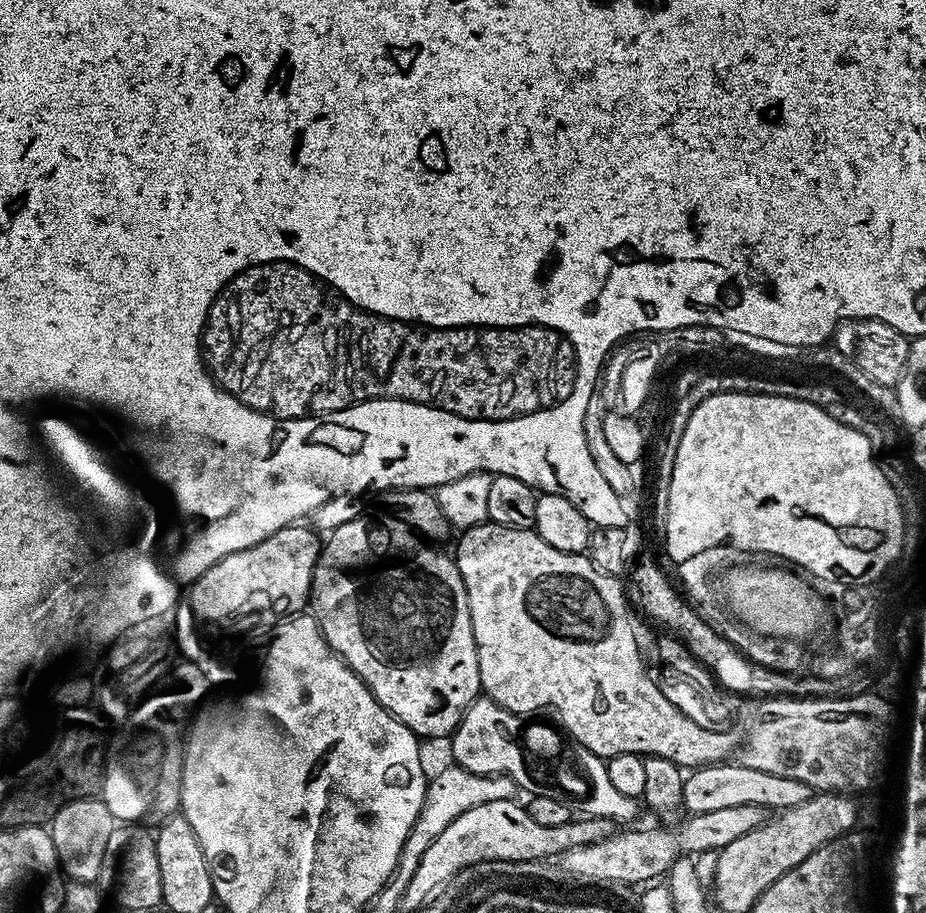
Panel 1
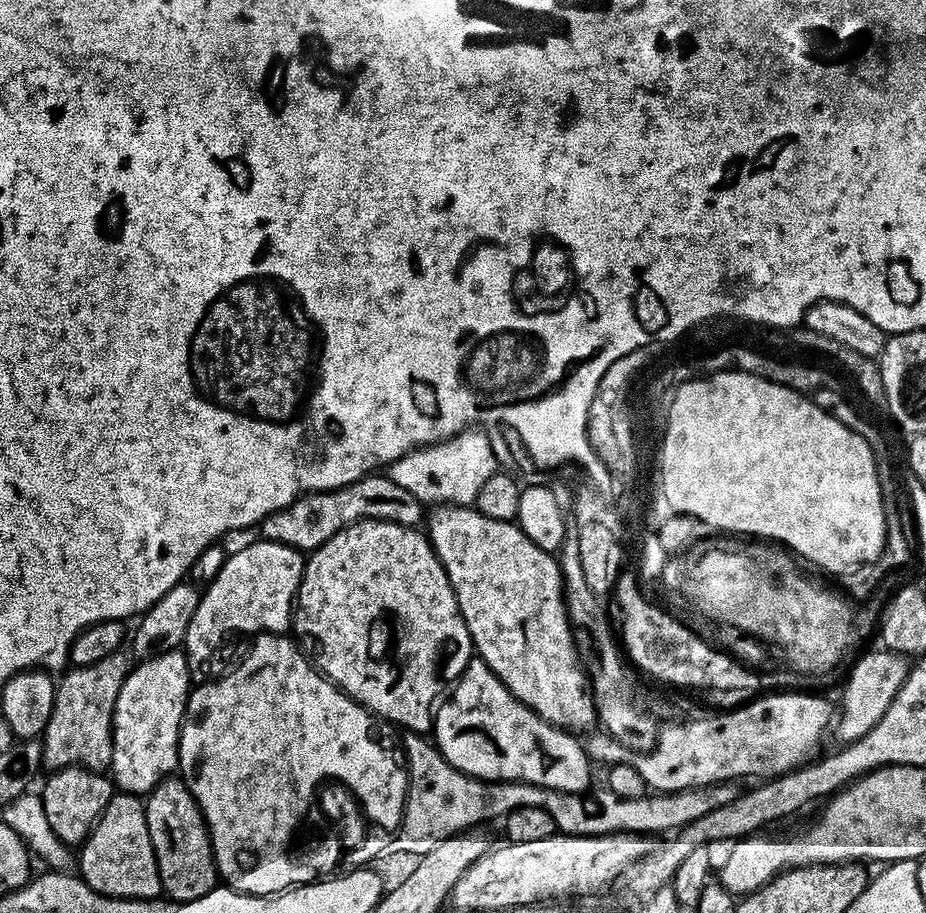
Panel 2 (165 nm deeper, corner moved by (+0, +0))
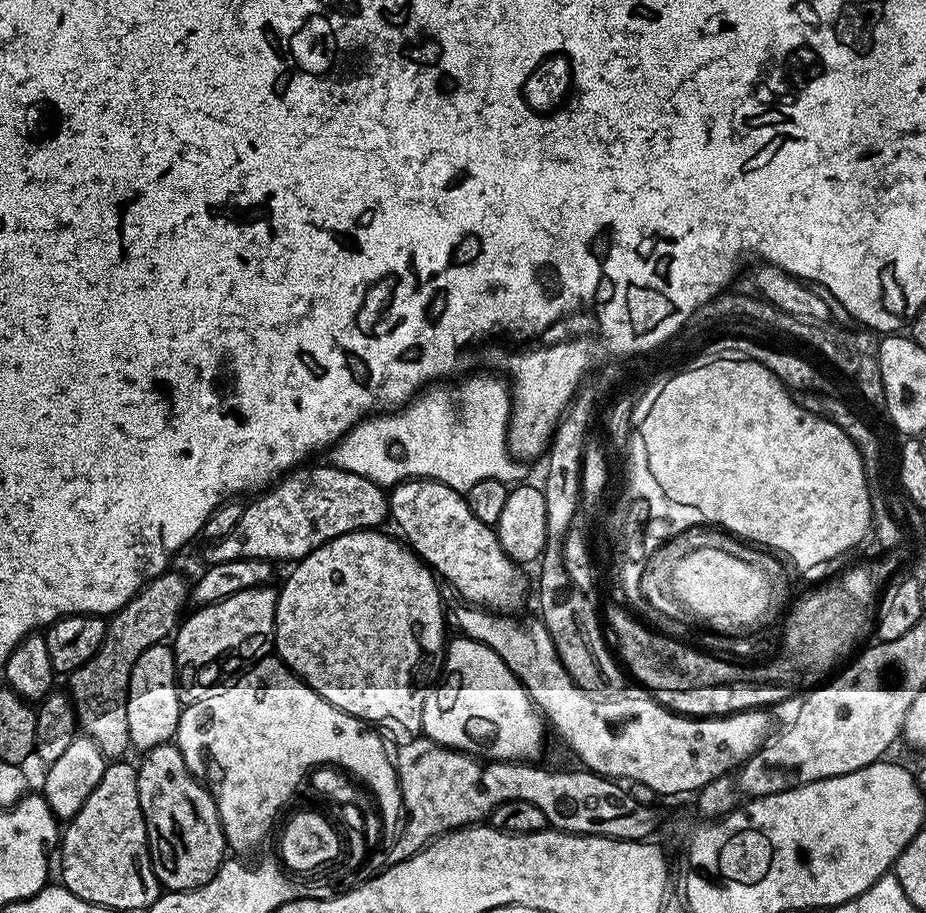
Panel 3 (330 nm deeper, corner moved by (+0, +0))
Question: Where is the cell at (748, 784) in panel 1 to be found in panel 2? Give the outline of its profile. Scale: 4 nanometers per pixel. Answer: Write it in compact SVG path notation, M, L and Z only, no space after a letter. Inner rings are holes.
M473 658L469 662L450 695L434 712L436 747L458 771L475 776L477 780L521 780L523 784L538 784L545 788L554 788L557 792L583 793L590 761L581 741L579 744L576 740L579 739L573 733L555 728L553 724L545 722L535 710L521 704L492 673L490 666L486 666L486 662L479 658Z

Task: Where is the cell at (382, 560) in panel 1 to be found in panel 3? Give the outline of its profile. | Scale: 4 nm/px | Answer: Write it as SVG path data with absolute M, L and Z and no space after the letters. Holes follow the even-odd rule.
M361 530L358 532L351 532L350 534L342 534L338 538L334 538L330 542L326 542L322 547L315 548L309 556L304 557L303 560L299 561L295 565L296 568L288 576L288 581L284 585L279 585L278 595L276 597L276 634L274 637L274 645L276 644L276 649L274 649L275 655L280 659L285 666L289 668L298 679L302 682L306 682L306 686L310 686L310 690L314 690L322 698L326 698L326 702L330 702L330 706L338 706L338 710L342 710L346 714L351 716L357 716L359 720L365 722L376 722L372 720L397 720L400 724L405 724L408 728L416 728L422 722L422 706L424 705L424 697L426 693L437 683L438 677L442 672L442 665L444 662L444 653L446 651L446 617L444 615L444 605L445 601L440 600L440 590L436 586L438 585L437 577L434 575L431 568L408 547L407 543L401 542L395 535L383 536L383 531L380 530Z

